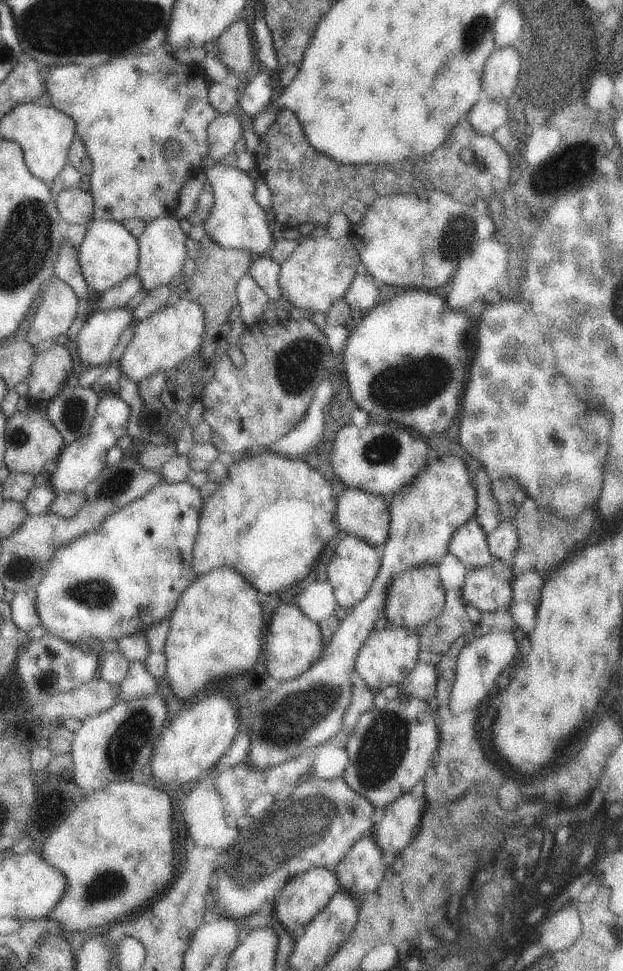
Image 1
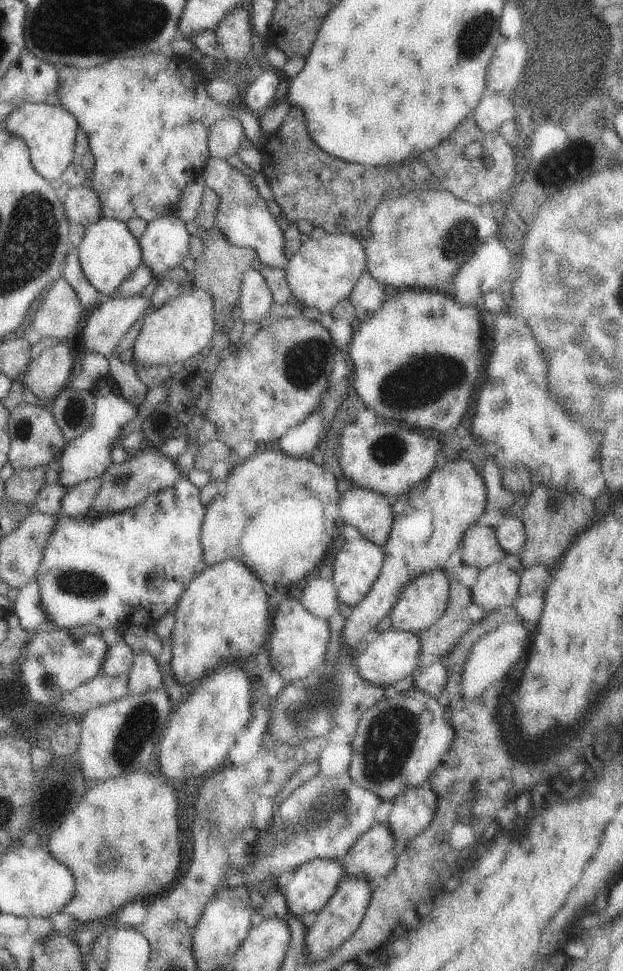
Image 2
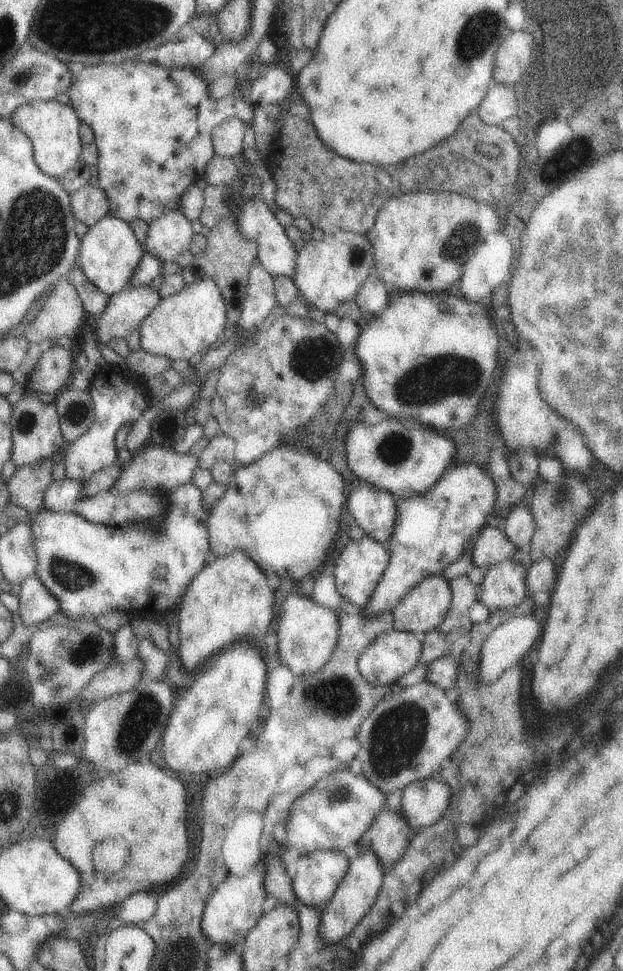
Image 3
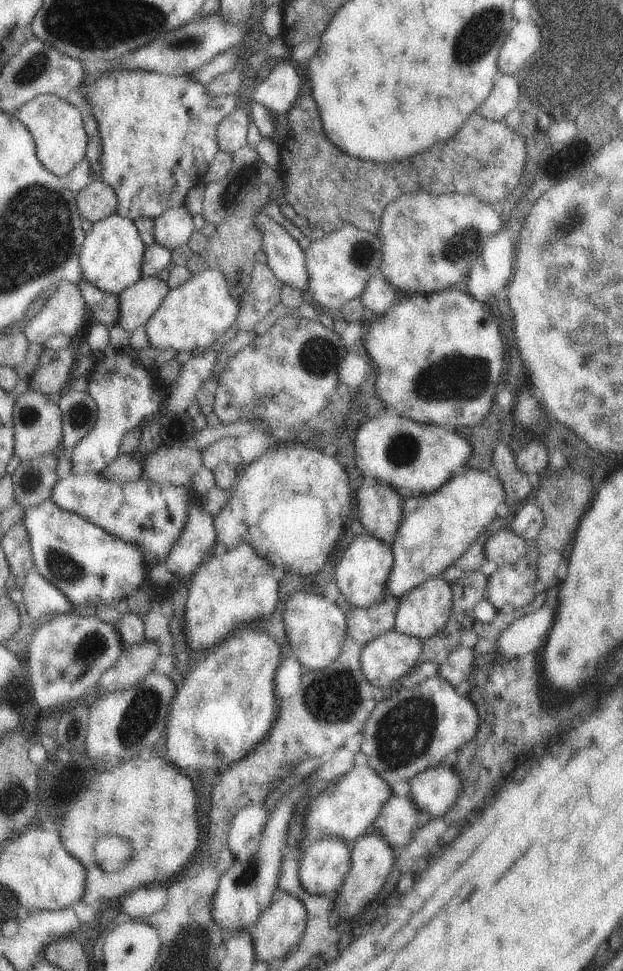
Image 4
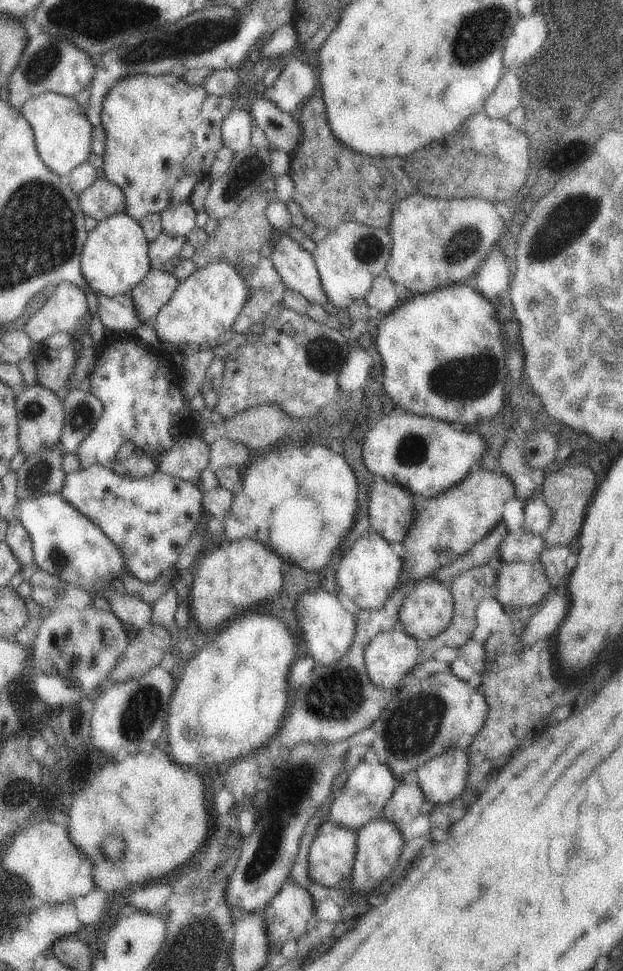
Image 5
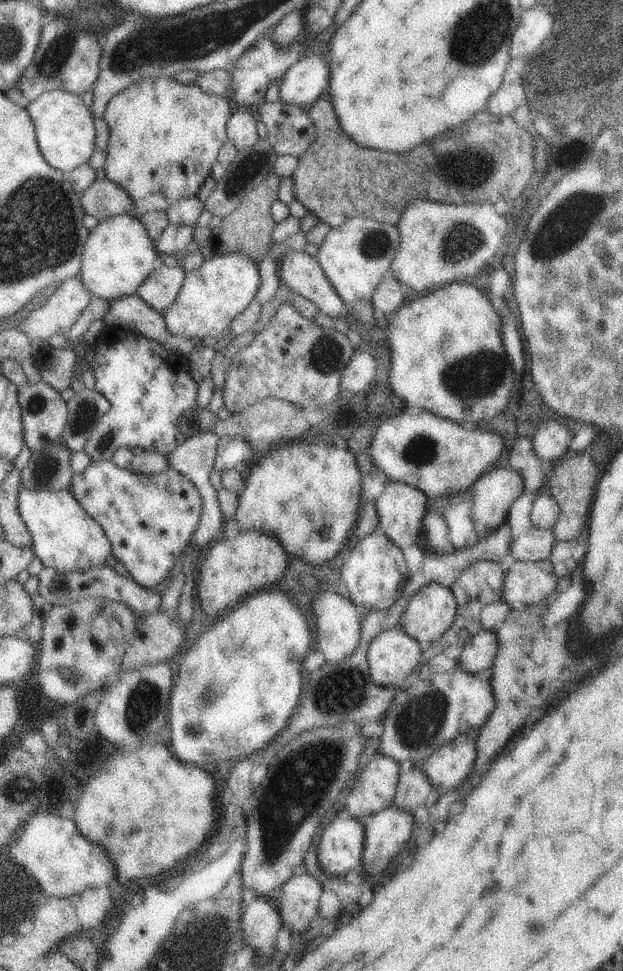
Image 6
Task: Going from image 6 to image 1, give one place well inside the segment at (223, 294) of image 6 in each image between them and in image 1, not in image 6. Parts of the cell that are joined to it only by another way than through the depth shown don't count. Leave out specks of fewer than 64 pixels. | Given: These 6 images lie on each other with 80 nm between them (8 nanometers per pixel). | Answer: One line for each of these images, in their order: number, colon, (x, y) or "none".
1: (160, 342)
2: (180, 329)
3: (190, 321)
4: (191, 317)
5: (206, 304)

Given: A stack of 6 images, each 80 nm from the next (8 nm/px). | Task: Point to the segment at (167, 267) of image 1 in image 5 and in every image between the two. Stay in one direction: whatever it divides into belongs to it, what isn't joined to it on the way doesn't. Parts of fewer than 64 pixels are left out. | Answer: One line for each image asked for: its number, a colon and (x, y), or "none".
2: (164, 245)
3: (169, 235)
4: (172, 229)
5: (179, 221)

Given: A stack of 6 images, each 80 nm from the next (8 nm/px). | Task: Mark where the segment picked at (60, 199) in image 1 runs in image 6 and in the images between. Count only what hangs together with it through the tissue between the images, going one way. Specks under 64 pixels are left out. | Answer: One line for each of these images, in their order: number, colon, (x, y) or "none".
2: (82, 206)
3: (89, 204)
4: (95, 201)
5: (101, 199)
6: (103, 199)

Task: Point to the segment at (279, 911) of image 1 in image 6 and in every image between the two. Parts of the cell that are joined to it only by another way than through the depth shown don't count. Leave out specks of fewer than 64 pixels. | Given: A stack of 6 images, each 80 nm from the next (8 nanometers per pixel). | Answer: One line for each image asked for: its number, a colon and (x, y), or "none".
2: (312, 885)
3: (315, 879)
4: (323, 867)
5: (330, 859)
6: (340, 849)

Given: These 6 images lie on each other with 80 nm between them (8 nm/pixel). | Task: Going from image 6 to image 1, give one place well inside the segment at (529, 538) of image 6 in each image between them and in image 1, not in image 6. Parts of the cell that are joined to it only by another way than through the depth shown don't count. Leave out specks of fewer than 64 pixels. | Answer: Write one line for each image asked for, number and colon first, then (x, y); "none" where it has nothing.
1: (469, 543)
2: (480, 549)
3: (489, 547)
4: (504, 547)
5: (523, 547)

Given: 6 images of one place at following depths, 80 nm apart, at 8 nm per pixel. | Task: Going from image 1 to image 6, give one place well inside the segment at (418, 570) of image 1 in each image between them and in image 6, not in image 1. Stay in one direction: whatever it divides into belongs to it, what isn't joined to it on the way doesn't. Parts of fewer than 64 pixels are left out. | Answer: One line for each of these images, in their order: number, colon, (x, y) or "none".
2: (422, 602)
3: (425, 606)
4: (425, 609)
5: (427, 611)
6: (431, 611)

